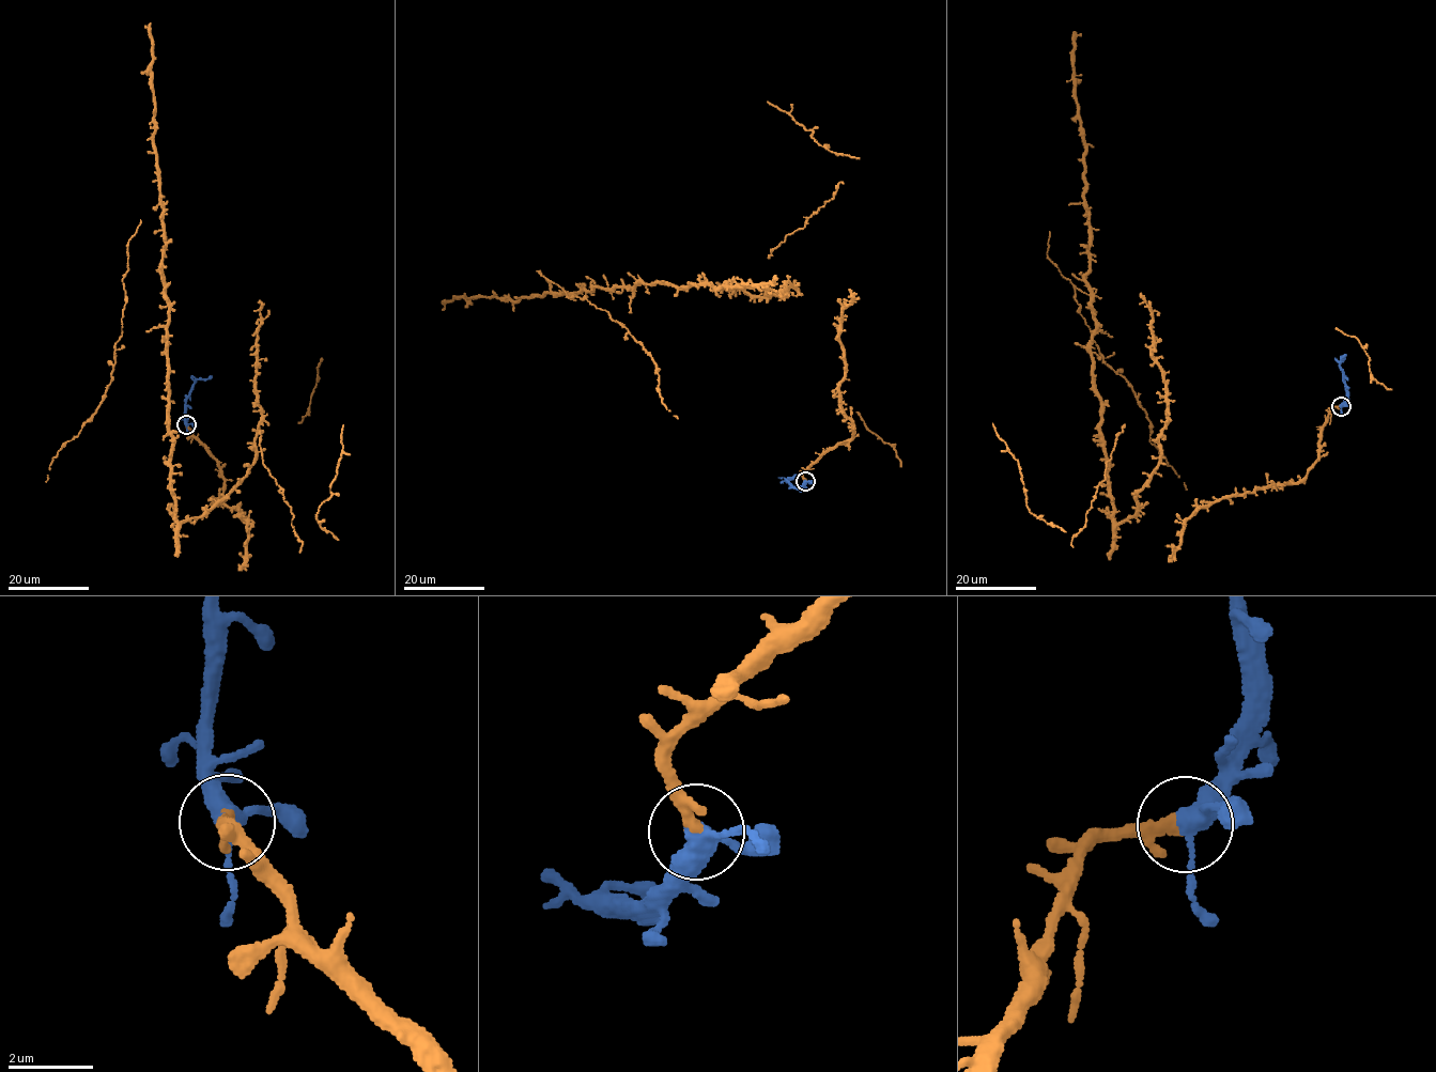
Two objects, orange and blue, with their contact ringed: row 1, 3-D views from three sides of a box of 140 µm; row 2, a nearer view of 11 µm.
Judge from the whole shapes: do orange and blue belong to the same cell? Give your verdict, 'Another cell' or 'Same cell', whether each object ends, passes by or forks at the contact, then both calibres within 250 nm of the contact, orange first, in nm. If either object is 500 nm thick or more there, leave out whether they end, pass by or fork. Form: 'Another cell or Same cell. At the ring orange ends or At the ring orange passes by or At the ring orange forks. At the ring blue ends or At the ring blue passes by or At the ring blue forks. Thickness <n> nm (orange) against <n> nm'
Same cell. At the ring orange passes by. At the ring blue forks. Thickness 200 nm (orange) against 320 nm

